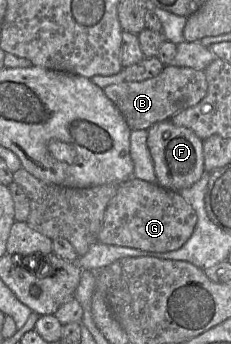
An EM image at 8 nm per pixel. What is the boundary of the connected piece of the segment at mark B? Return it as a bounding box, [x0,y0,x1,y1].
[103,65,207,130]

